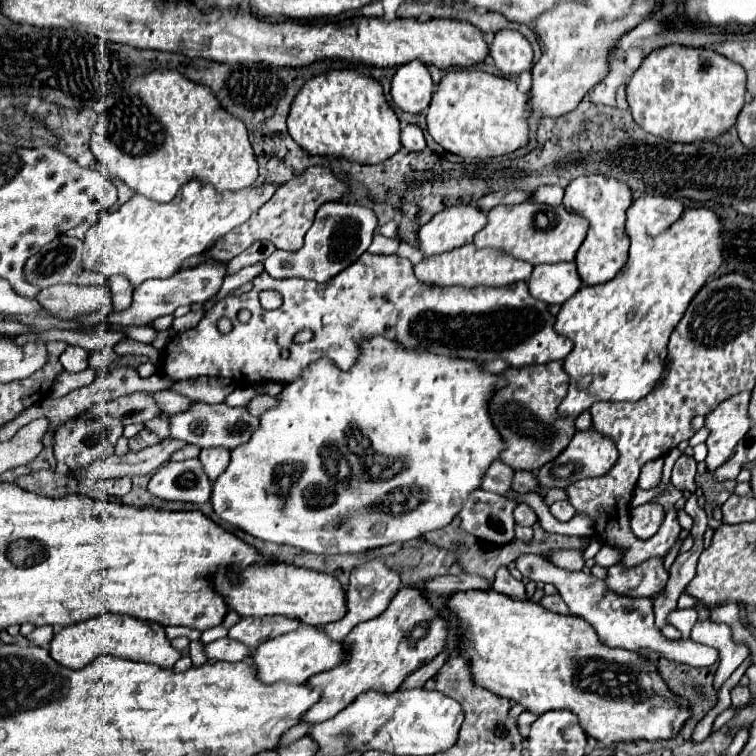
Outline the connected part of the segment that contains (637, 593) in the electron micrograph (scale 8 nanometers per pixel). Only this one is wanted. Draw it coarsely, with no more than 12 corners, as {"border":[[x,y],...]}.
{"border":[[663,560],[607,568],[605,584],[629,598],[661,592]]}

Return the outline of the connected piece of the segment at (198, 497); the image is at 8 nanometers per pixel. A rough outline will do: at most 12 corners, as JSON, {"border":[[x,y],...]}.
{"border":[[197,458],[167,462],[147,490],[167,502],[205,504],[211,482]]}

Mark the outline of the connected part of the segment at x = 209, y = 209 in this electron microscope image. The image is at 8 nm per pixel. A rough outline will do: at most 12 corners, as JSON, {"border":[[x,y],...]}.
{"border":[[275,186],[167,204],[135,194],[87,230],[83,268],[133,288],[169,278]]}

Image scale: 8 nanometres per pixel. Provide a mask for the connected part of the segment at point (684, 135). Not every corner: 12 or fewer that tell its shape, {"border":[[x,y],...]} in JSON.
{"border":[[715,50],[645,56],[627,102],[669,142],[717,138],[745,104],[745,70]]}

